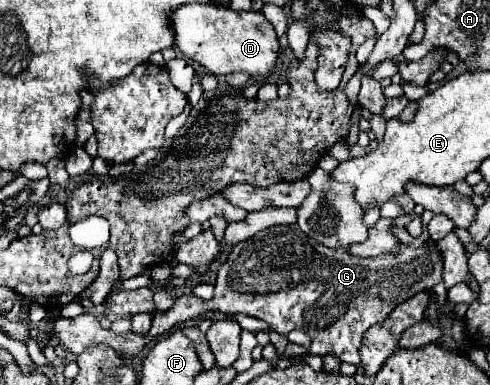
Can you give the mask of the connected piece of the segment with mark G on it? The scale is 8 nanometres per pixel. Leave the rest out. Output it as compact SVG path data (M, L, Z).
M297 224L273 226L267 230L261 230L259 234L233 246L233 250L229 252L229 260L225 264L221 264L221 268L217 272L213 300L201 300L191 292L177 296L173 306L167 312L159 310L153 314L153 322L151 322L151 328L147 334L135 334L135 332L115 334L111 330L103 330L99 320L89 312L83 312L81 316L75 316L75 318L57 318L51 322L53 324L51 330L59 338L59 344L63 348L71 350L73 354L81 354L91 344L107 344L115 352L123 354L123 358L135 358L151 342L155 342L157 338L171 332L171 328L181 326L189 320L197 320L203 314L217 310L223 314L255 316L255 318L267 322L269 328L279 334L289 334L295 328L305 330L311 336L309 354L317 354L317 356L335 354L343 362L359 366L361 364L359 348L361 348L363 334L369 330L369 326L373 326L373 322L383 322L397 304L409 300L417 292L433 288L441 280L443 280L443 260L441 260L441 254L437 252L437 246L433 246L433 250L429 250L427 246L419 246L419 248L403 246L403 254L397 254L397 256L385 254L385 256L375 256L375 258L359 258L359 256L349 254L347 248L333 250L333 248L321 246L313 238L307 238L307 234L303 234Z

